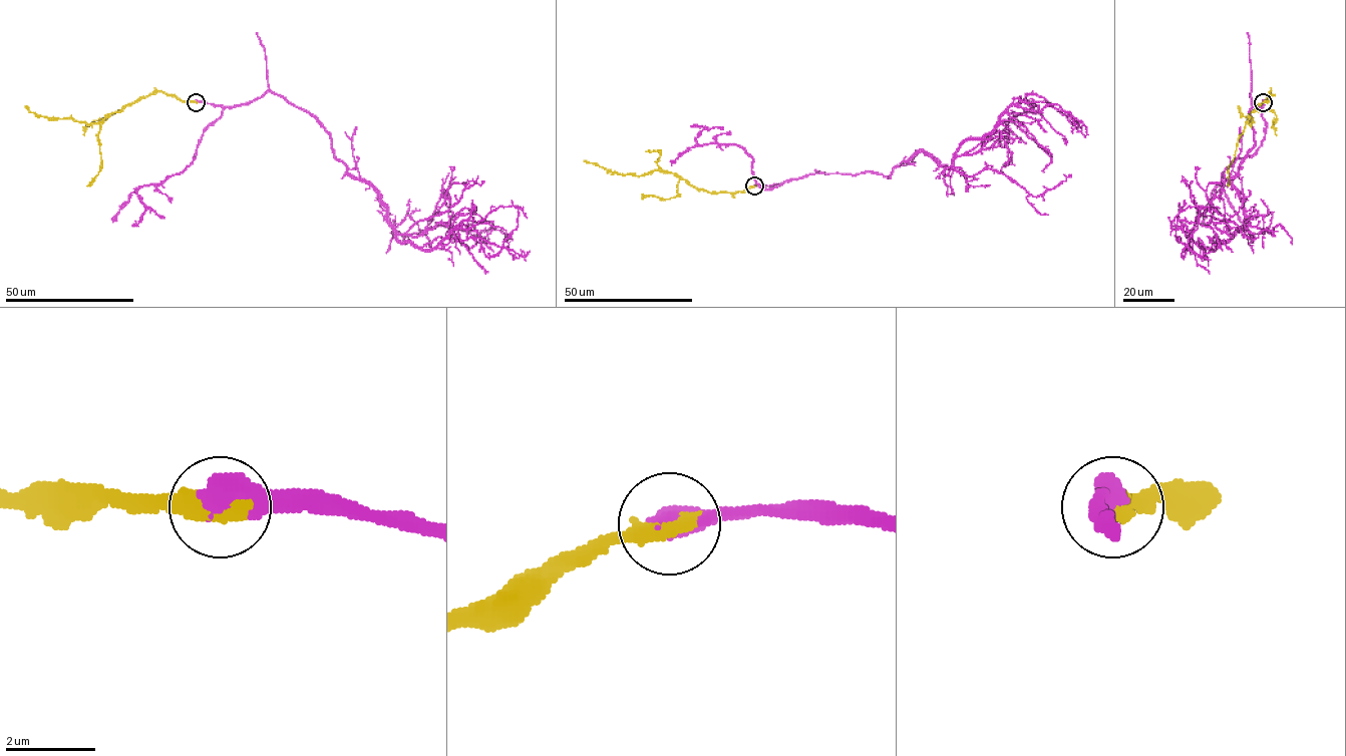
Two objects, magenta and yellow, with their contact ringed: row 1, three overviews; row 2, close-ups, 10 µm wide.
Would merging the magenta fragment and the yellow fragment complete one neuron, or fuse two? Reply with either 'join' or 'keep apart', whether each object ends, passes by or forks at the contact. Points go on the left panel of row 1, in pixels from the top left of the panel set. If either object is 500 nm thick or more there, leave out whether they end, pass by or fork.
join

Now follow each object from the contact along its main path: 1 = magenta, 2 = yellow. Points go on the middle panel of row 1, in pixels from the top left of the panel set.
1: (754, 185), (890, 176), (920, 151), (949, 166), (1017, 98), (1069, 117)
2: (754, 185), (735, 193), (709, 193), (697, 190), (674, 173), (661, 170), (640, 175), (621, 174), (584, 160)

